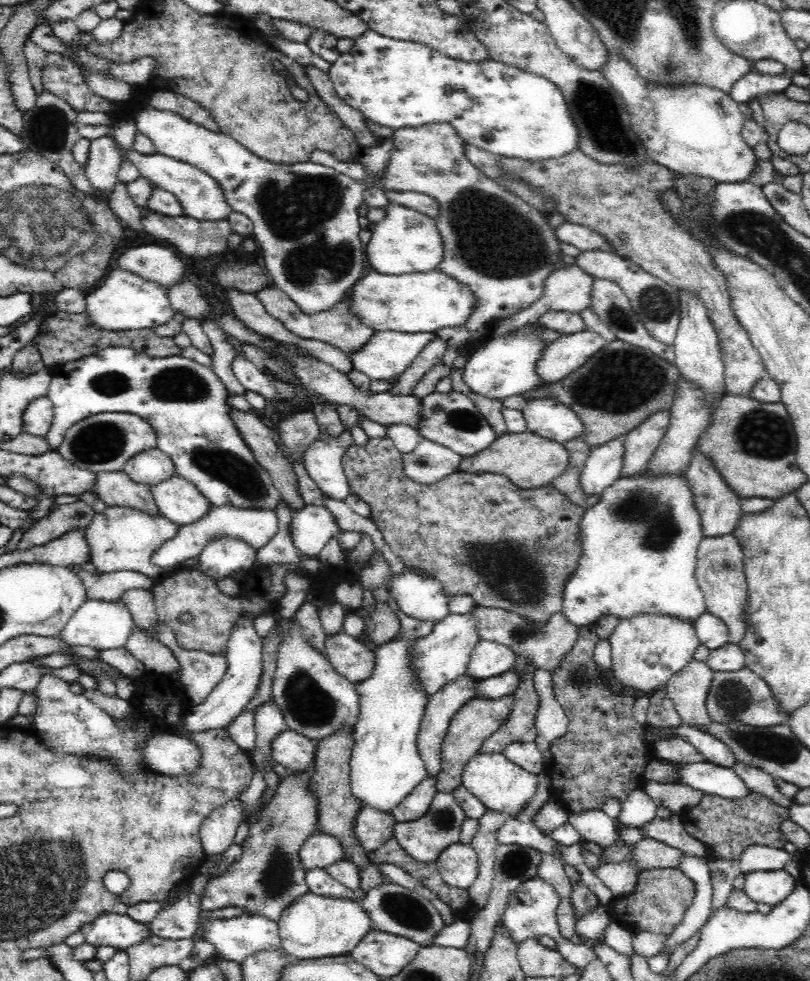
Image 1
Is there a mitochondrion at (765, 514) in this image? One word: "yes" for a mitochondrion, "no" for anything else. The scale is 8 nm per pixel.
no

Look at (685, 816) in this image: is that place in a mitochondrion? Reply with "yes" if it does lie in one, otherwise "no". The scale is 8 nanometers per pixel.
no

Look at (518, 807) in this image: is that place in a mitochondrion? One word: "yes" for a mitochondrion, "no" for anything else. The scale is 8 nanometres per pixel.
no

